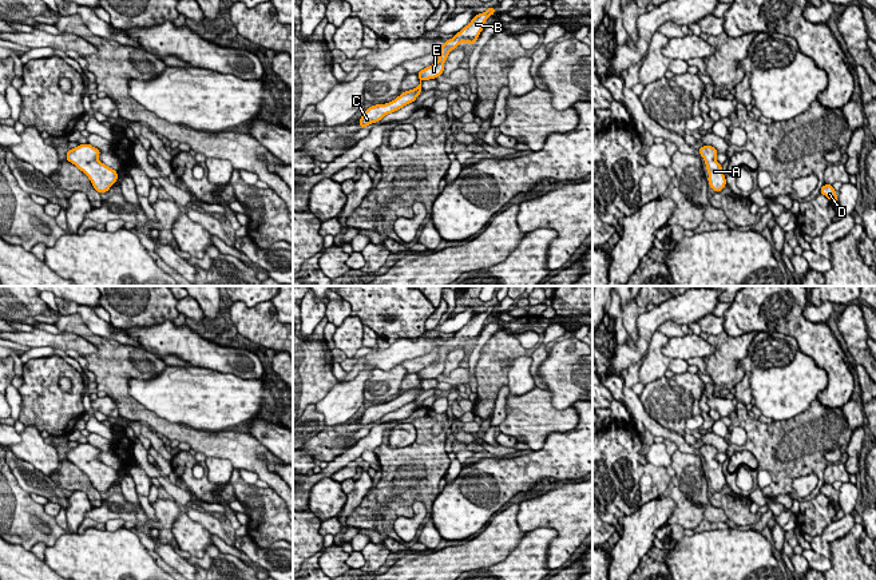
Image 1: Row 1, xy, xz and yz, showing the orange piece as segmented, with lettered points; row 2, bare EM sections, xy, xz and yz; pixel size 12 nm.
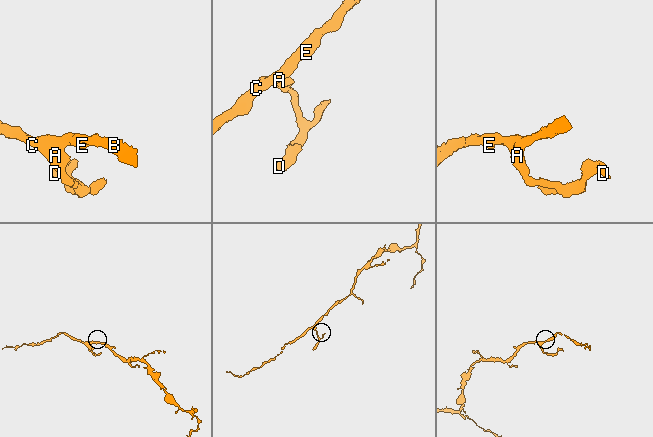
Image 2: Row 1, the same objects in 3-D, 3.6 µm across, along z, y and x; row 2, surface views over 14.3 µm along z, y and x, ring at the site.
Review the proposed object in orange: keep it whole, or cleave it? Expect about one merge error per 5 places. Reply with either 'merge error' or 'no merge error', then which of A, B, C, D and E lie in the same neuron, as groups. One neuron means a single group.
no merge error; A B C D E

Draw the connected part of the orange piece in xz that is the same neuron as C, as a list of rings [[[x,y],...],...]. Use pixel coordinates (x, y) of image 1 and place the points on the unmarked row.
[[[495,306],[488,307],[483,313],[477,313],[469,323],[467,323],[460,331],[455,333],[453,338],[448,338],[443,345],[440,345],[439,359],[417,373],[420,384],[416,388],[404,390],[389,402],[369,406],[361,416],[358,425],[361,428],[365,428],[366,425],[381,420],[385,414],[396,412],[404,405],[413,402],[416,397],[421,393],[421,381],[436,378],[437,376],[443,374],[444,362],[448,357],[448,353],[455,349],[460,342],[475,343],[477,337],[480,335],[480,331],[484,327],[485,319],[494,313],[496,313]]]

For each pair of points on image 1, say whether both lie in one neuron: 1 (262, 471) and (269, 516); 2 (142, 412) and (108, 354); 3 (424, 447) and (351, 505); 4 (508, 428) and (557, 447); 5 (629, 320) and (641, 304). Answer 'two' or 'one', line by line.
1: two
2: one
3: two
4: two
5: one

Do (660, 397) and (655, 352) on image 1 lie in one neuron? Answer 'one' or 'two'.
two

